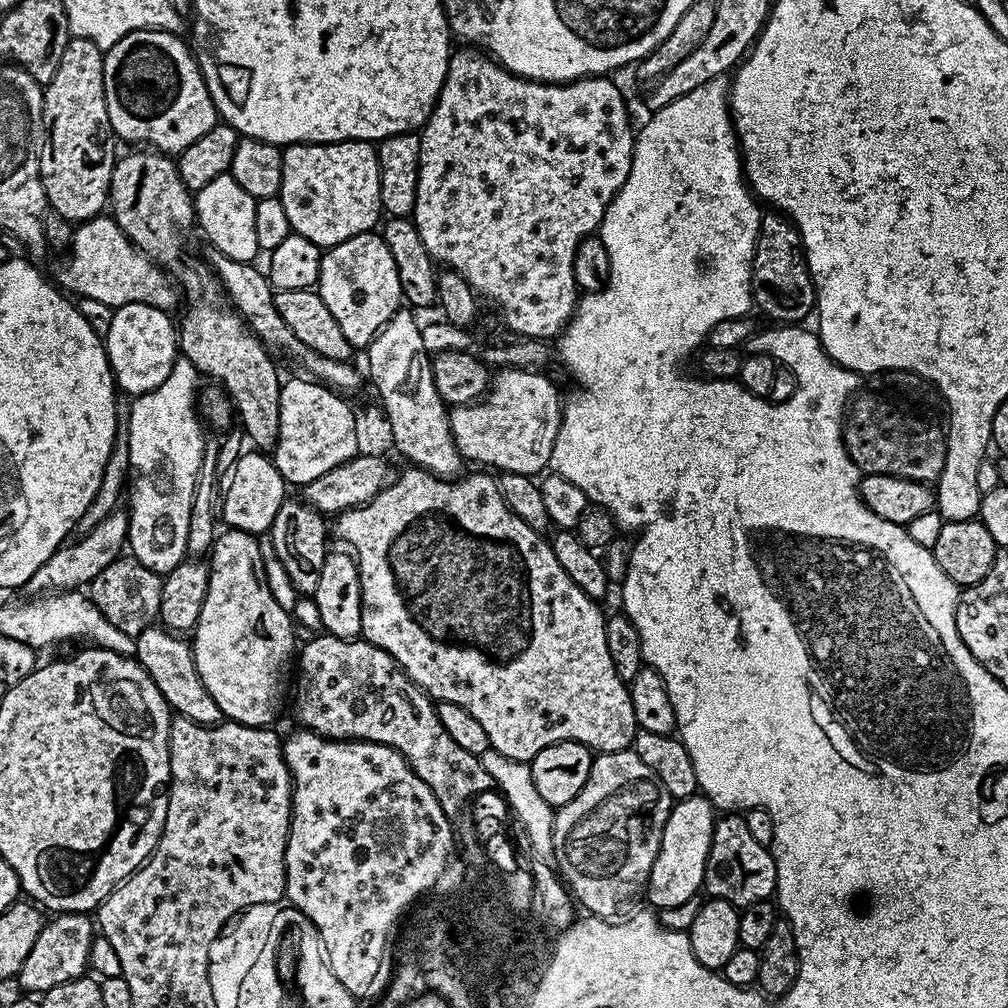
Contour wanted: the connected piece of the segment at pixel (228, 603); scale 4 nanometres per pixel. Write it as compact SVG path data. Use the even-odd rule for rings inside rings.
M236 528L221 531L210 549L208 593L194 629L194 653L201 682L229 721L262 728L273 723L284 704L284 679L289 679L298 640L283 606L267 586L257 537Z

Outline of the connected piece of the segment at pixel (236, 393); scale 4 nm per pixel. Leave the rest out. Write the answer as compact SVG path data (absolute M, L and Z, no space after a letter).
M132 150L129 156L121 155L116 161L114 170L112 171L112 187L110 189L110 215L115 220L116 225L121 228L122 231L128 235L128 240L132 243L139 252L146 253L155 264L159 264L173 281L178 285L179 291L182 293L183 299L188 300L189 308L185 310L184 317L178 320L178 348L179 351L186 358L190 358L190 362L194 362L197 373L203 374L204 372L208 376L213 376L215 383L219 385L221 389L227 394L228 398L232 400L235 415L238 420L241 420L242 431L249 441L253 440L255 447L260 450L272 450L276 447L276 439L278 438L278 426L280 425L280 385L282 383L282 376L276 373L276 364L272 361L273 353L269 351L263 340L256 337L255 332L245 324L240 313L233 310L230 307L229 301L226 299L226 293L223 288L220 287L219 280L216 279L216 273L212 271L211 267L207 263L201 262L200 265L188 264L188 239L192 236L192 228L197 227L196 222L196 205L194 203L193 193L188 191L188 187L182 182L182 178L178 174L176 169L175 159L171 155L163 152L157 152L155 150Z

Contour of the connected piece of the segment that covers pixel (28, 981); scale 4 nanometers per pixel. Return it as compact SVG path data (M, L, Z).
M61 912L53 915L40 931L26 962L22 962L18 981L25 993L43 994L62 986L89 971L88 959L92 956L92 939L97 939L98 928L91 915L83 912Z

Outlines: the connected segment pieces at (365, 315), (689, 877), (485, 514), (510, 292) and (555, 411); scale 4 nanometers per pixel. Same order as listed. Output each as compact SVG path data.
M363 232L327 249L320 257L318 291L353 349L367 349L391 316L402 308L398 266L394 266L394 254L390 254L383 235Z
M703 794L673 803L670 814L666 818L666 826L662 830L658 858L654 858L654 866L650 870L646 889L646 900L653 904L651 905L653 909L682 906L682 902L686 902L701 891L706 858L710 854L712 831L717 819L712 801Z
M408 466L405 469L396 481L393 479L386 483L372 500L360 507L347 508L335 517L336 532L349 544L345 545L350 549L356 568L360 571L360 630L363 639L386 650L386 654L390 654L390 658L394 658L402 671L433 701L454 702L454 706L462 706L462 710L474 714L474 719L486 730L491 751L500 752L506 758L531 762L538 750L546 750L546 746L554 746L563 740L573 740L600 752L631 749L638 725L628 684L618 678L618 670L614 670L614 662L610 658L610 649L606 647L605 613L600 613L601 605L597 601L582 594L582 590L570 582L566 570L562 570L562 566L558 566L558 558L554 558L551 543L541 533L526 526L518 514L508 509L500 493L499 483L493 477L491 480L487 471L476 470L480 472L472 472L469 476L464 474L459 478L445 478L427 472L424 468Z
M460 46L460 49L453 51L448 57L448 69L446 70L446 78L442 90L436 99L434 110L430 114L430 118L424 123L422 131L419 133L420 138L420 177L418 178L418 190L416 191L416 201L414 202L414 210L411 214L411 221L416 225L418 234L422 238L422 246L426 246L426 250L432 256L433 261L437 265L443 266L445 269L457 272L466 278L466 282L471 286L472 291L484 296L500 311L500 316L504 319L506 327L520 338L531 338L534 340L551 341L553 338L559 337L564 329L568 327L568 322L572 318L573 312L576 311L576 302L578 299L578 289L574 282L574 254L576 247L587 236L593 235L599 229L602 218L606 214L606 210L610 206L612 199L616 197L616 191L623 186L626 178L630 174L630 166L632 165L632 154L634 151L634 127L628 121L628 104L624 101L624 96L620 93L618 85L608 76L585 76L582 80L572 80L569 84L542 84L539 80L526 80L523 76L516 76L508 68L503 68L497 61L493 60L491 55L485 54L483 51L477 50L472 46Z
M521 368L499 369L491 377L490 387L483 398L471 404L455 405L449 411L448 422L452 437L465 461L477 460L480 463L477 465L487 466L489 469L496 468L500 472L526 474L531 477L535 477L536 472L543 473L551 465L554 442L560 429L562 399L560 400L555 386L544 375L540 370L527 372Z

